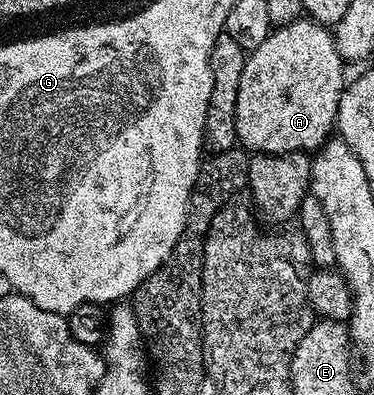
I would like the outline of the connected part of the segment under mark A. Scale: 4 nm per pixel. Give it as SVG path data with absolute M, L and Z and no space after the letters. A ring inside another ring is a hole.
M299 18L290 24L275 27L264 39L264 42L247 55L244 62L244 74L240 74L240 91L236 93L236 134L238 135L238 144L250 154L260 152L305 152L313 154L317 152L327 140L331 139L336 128L338 107L340 106L340 98L344 87L342 67L344 67L342 55L336 50L333 31L327 25L317 24L315 20L309 18Z

